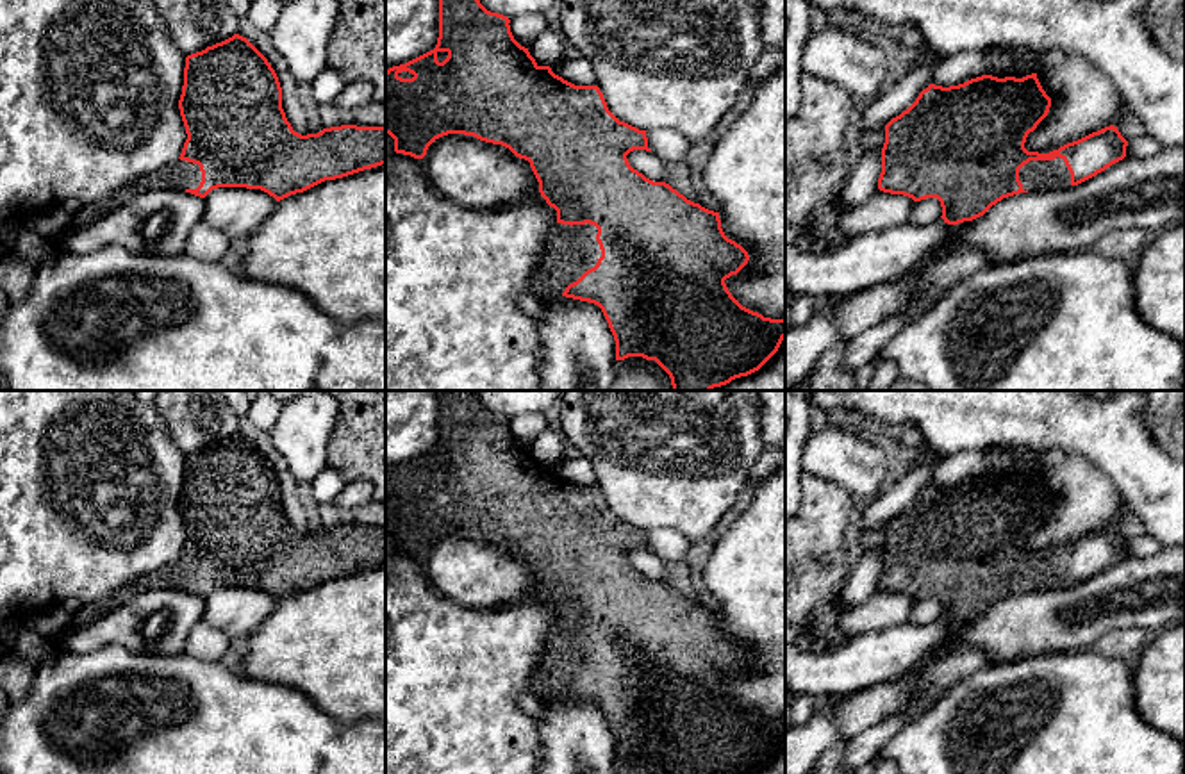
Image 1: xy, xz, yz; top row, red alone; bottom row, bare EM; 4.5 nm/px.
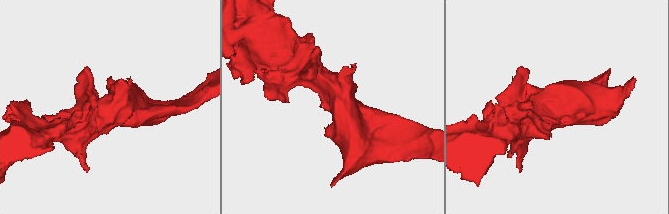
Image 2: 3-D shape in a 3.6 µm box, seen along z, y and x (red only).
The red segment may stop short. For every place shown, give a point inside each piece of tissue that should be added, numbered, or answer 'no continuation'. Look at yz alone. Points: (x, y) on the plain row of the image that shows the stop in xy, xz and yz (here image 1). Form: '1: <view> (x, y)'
1: yz (1037, 575)

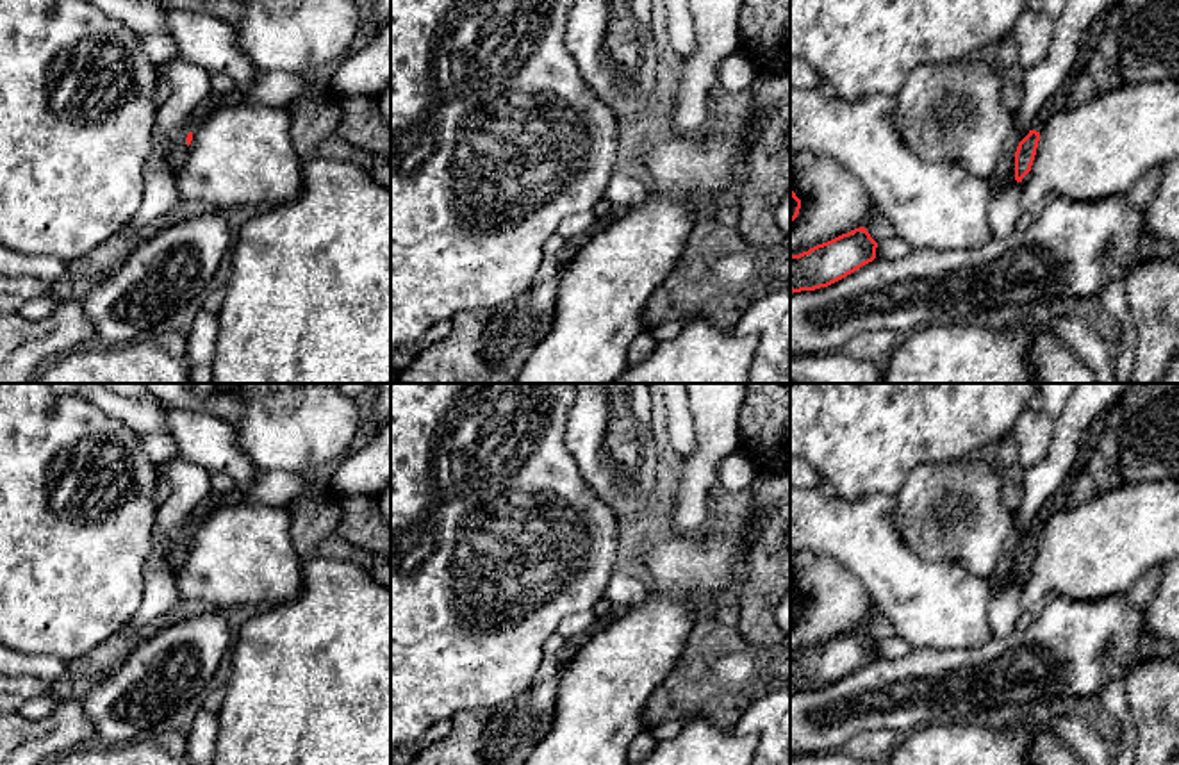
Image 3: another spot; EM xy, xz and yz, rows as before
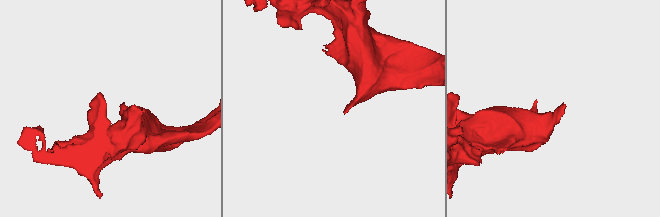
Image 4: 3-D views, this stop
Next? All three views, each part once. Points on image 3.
1: xy (179, 550)

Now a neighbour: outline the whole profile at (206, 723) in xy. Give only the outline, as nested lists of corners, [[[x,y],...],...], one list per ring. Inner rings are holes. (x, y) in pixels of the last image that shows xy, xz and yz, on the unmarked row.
[[[200,708],[187,735],[189,765],[214,765],[218,735],[218,715]]]

